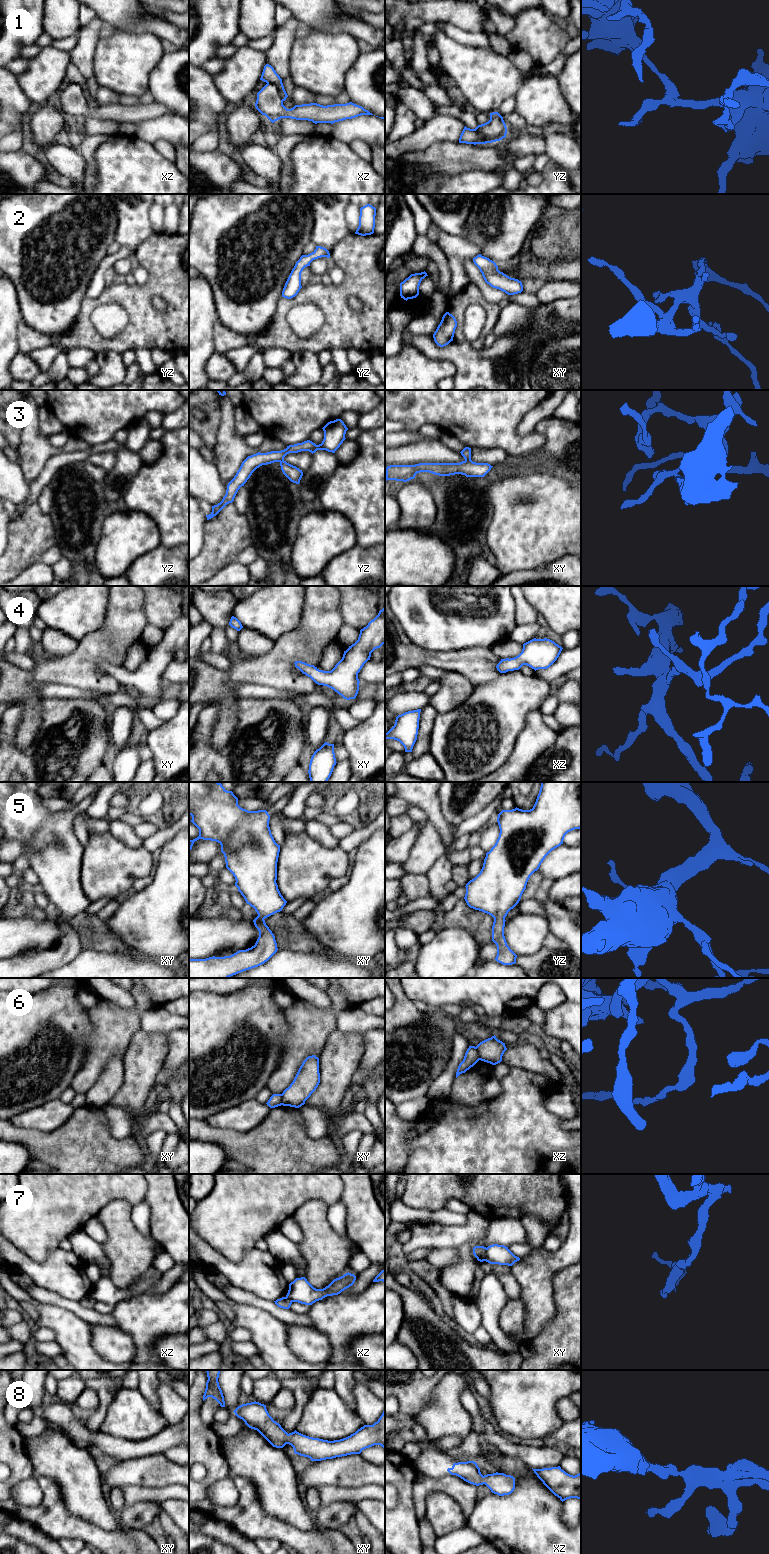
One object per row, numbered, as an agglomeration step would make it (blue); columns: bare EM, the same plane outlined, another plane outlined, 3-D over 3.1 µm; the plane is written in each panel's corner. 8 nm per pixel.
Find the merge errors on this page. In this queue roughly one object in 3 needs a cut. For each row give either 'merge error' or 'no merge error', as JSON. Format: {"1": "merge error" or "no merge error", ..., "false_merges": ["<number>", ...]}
{"1": "merge error", "2": "no merge error", "3": "merge error", "4": "no merge error", "5": "no merge error", "6": "merge error", "7": "merge error", "8": "no merge error", "false_merges": ["1", "3", "6", "7"]}

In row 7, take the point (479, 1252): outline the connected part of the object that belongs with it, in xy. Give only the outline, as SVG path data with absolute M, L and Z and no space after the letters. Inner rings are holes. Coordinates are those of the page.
M475 1246L473 1248L473 1254L477 1258L478 1261L480 1261L480 1262L485 1261L486 1247L484 1247L484 1246Z

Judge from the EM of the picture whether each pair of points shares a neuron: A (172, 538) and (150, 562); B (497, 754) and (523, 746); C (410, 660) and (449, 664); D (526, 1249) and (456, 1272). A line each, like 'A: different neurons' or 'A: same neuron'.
A: different neurons
B: different neurons
C: same neuron
D: different neurons

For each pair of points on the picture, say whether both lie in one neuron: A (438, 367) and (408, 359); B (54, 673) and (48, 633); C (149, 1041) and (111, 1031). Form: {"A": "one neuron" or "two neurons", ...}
{"A": "one neuron", "B": "two neurons", "C": "two neurons"}

